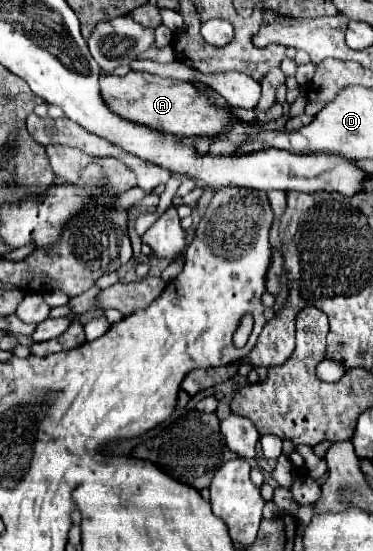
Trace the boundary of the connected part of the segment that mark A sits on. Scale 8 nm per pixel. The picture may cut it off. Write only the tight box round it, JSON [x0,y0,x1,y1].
[100,72,238,136]

